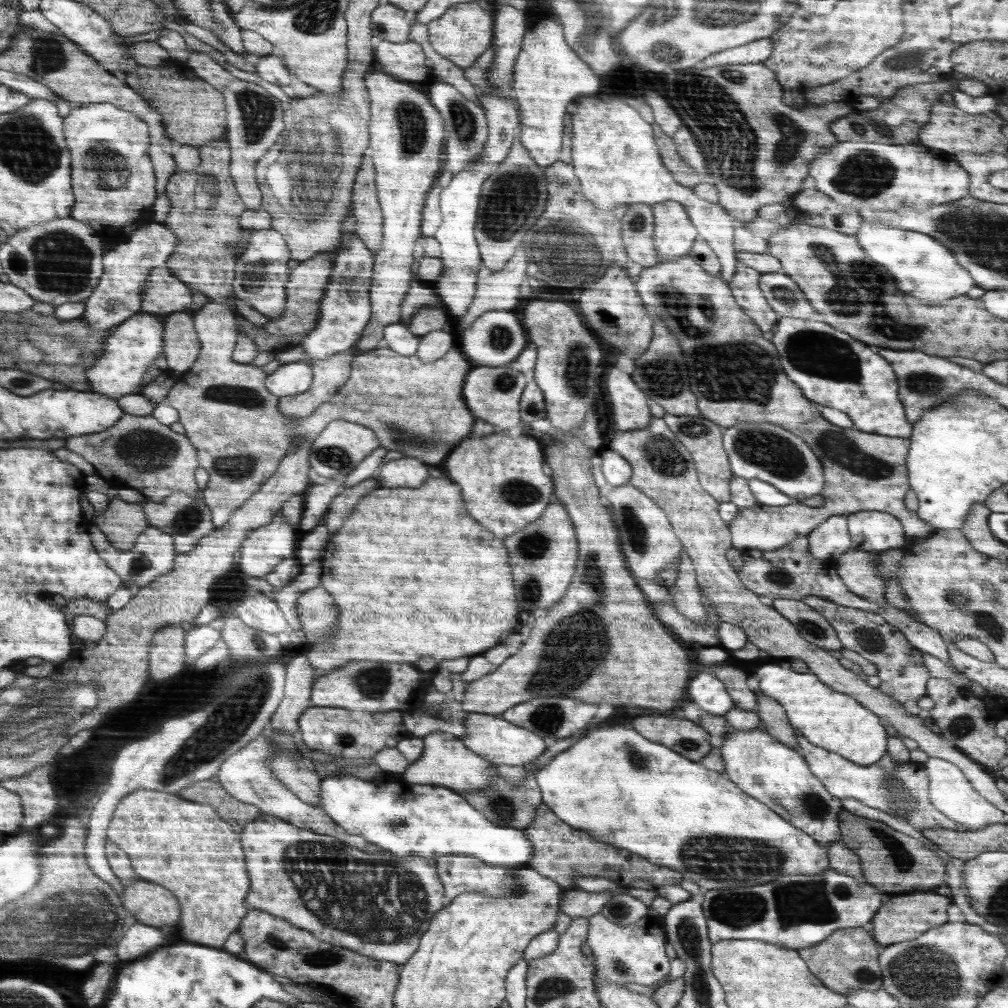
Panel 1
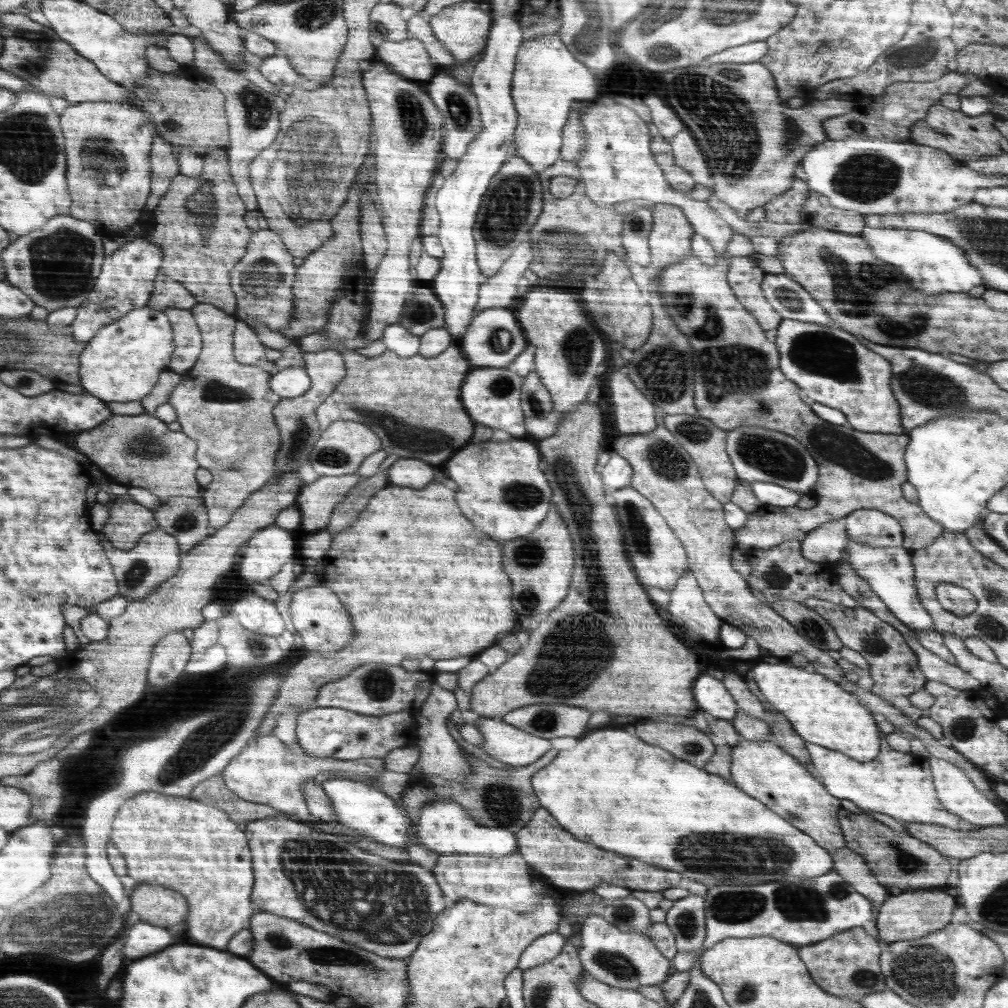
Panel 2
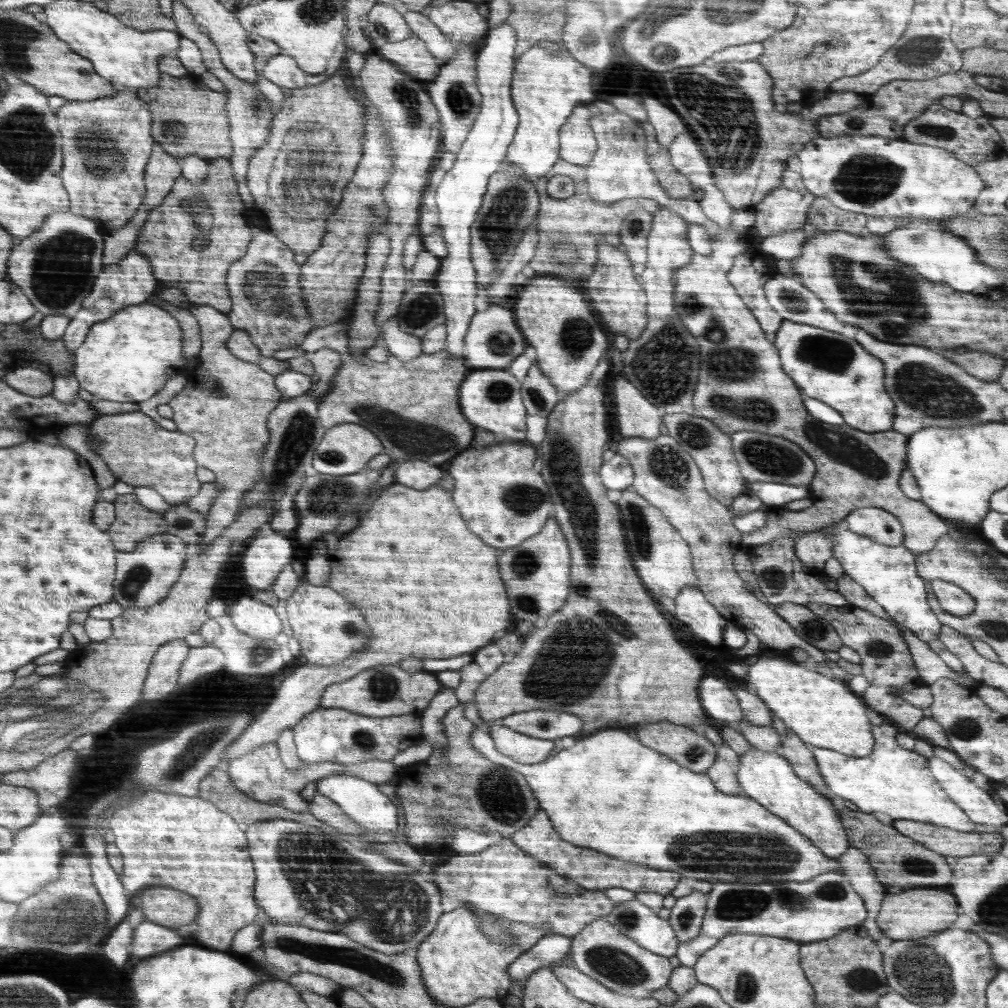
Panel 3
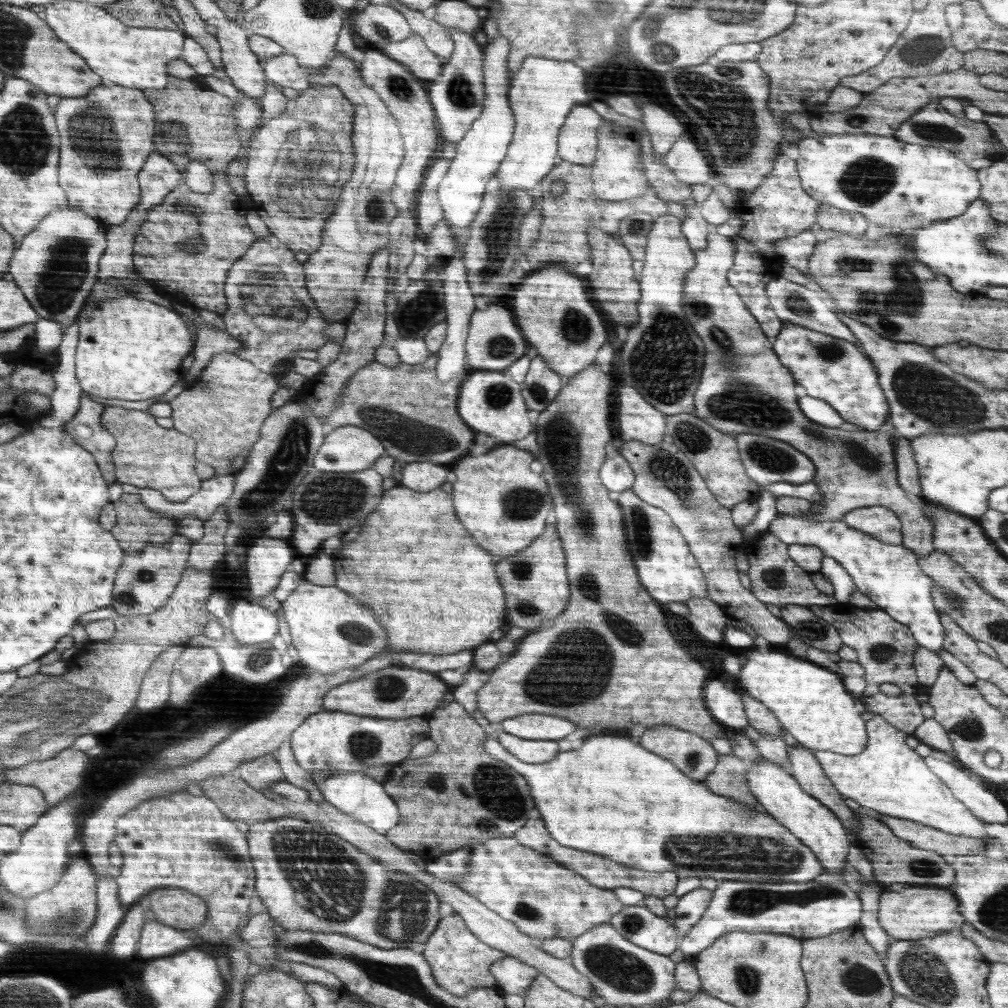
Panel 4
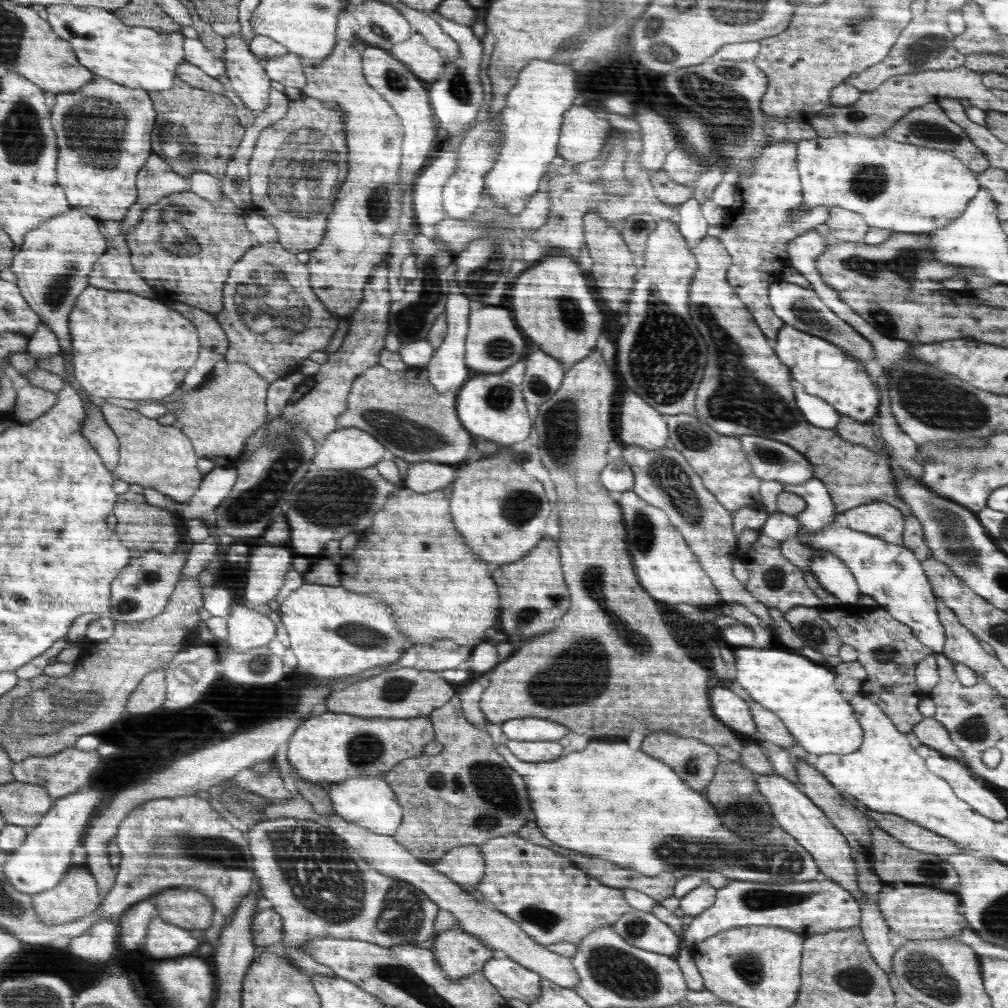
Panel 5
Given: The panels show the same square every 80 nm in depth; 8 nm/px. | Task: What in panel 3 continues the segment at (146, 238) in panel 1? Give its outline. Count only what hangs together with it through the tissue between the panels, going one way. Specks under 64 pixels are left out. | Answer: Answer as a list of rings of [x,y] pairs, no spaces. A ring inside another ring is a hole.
[[[134,246],[118,263],[107,264],[103,267],[101,274],[96,278],[96,284],[94,284],[88,298],[85,299],[84,306],[68,323],[63,335],[66,346],[69,346],[70,351],[75,352],[83,344],[88,332],[90,332],[90,326],[95,322],[107,319],[123,306],[146,303],[146,299],[156,292],[157,288],[158,282],[153,277],[152,267],[147,256],[141,254]]]

